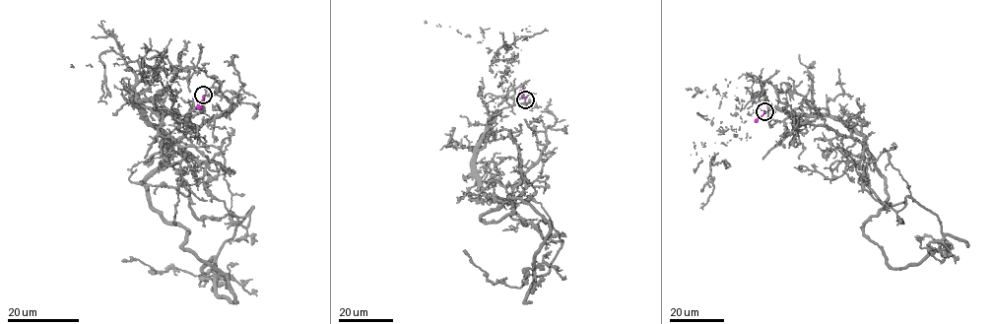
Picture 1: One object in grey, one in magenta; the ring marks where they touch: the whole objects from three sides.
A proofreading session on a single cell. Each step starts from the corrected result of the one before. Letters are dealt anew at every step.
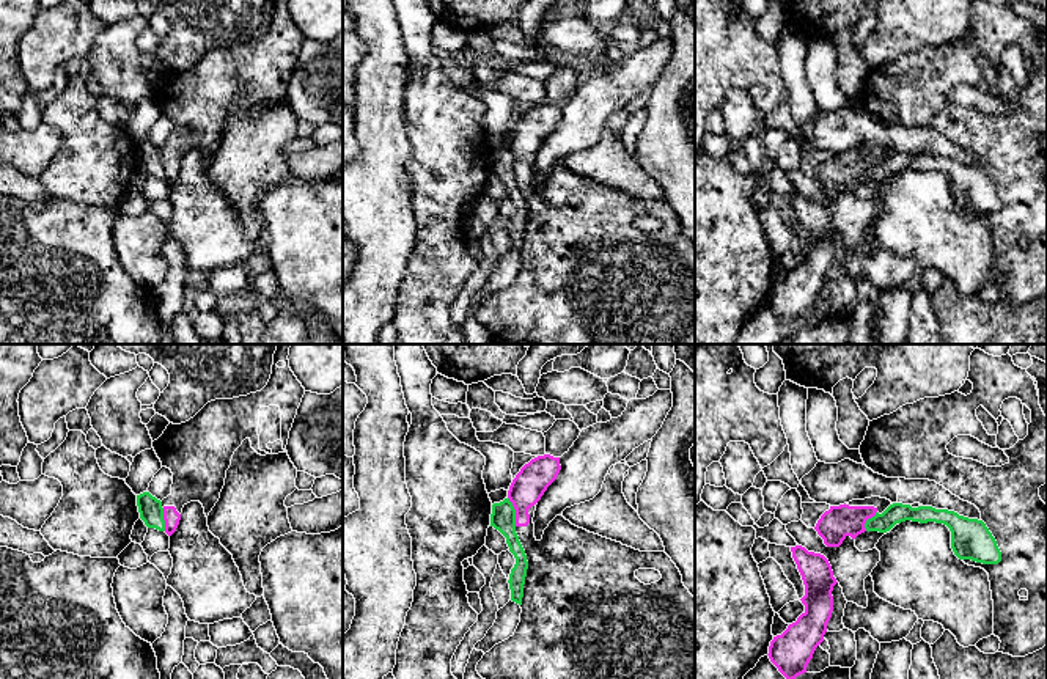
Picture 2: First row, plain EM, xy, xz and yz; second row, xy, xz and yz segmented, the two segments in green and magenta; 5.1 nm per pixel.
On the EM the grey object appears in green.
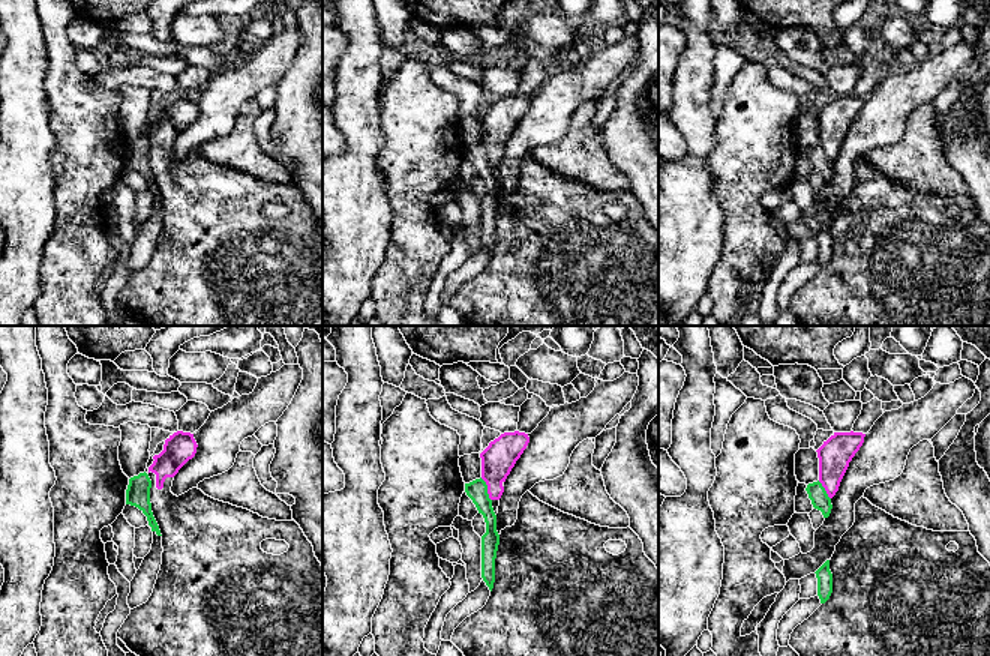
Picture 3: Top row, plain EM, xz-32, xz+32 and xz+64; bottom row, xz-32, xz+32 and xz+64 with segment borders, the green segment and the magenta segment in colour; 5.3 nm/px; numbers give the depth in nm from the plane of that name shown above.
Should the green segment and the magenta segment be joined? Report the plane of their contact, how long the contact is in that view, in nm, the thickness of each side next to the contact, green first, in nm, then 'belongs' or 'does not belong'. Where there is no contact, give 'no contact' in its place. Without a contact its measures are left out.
meets green in xz; contact 160 nm long; 130 nm thick on the green side, 170 nm on the other; does not belong

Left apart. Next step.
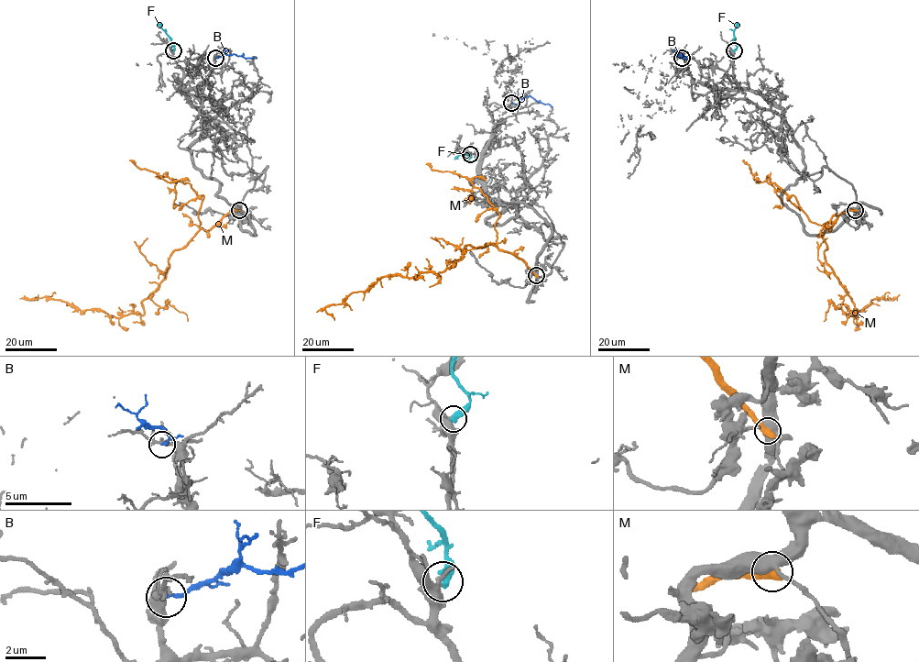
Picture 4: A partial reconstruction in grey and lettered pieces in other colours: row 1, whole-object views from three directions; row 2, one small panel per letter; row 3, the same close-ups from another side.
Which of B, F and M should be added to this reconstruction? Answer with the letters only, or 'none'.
none

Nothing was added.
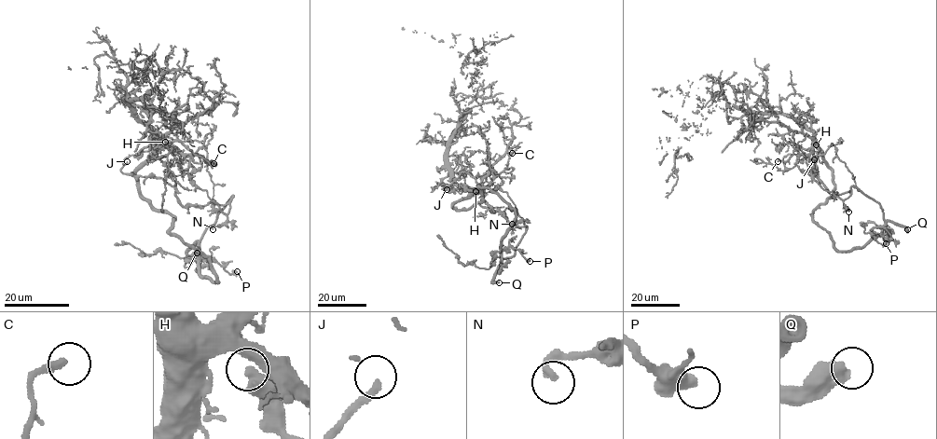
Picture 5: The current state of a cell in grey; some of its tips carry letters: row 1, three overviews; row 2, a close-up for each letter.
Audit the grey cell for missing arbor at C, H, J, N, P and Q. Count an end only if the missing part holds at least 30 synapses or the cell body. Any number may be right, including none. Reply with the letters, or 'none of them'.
Q

